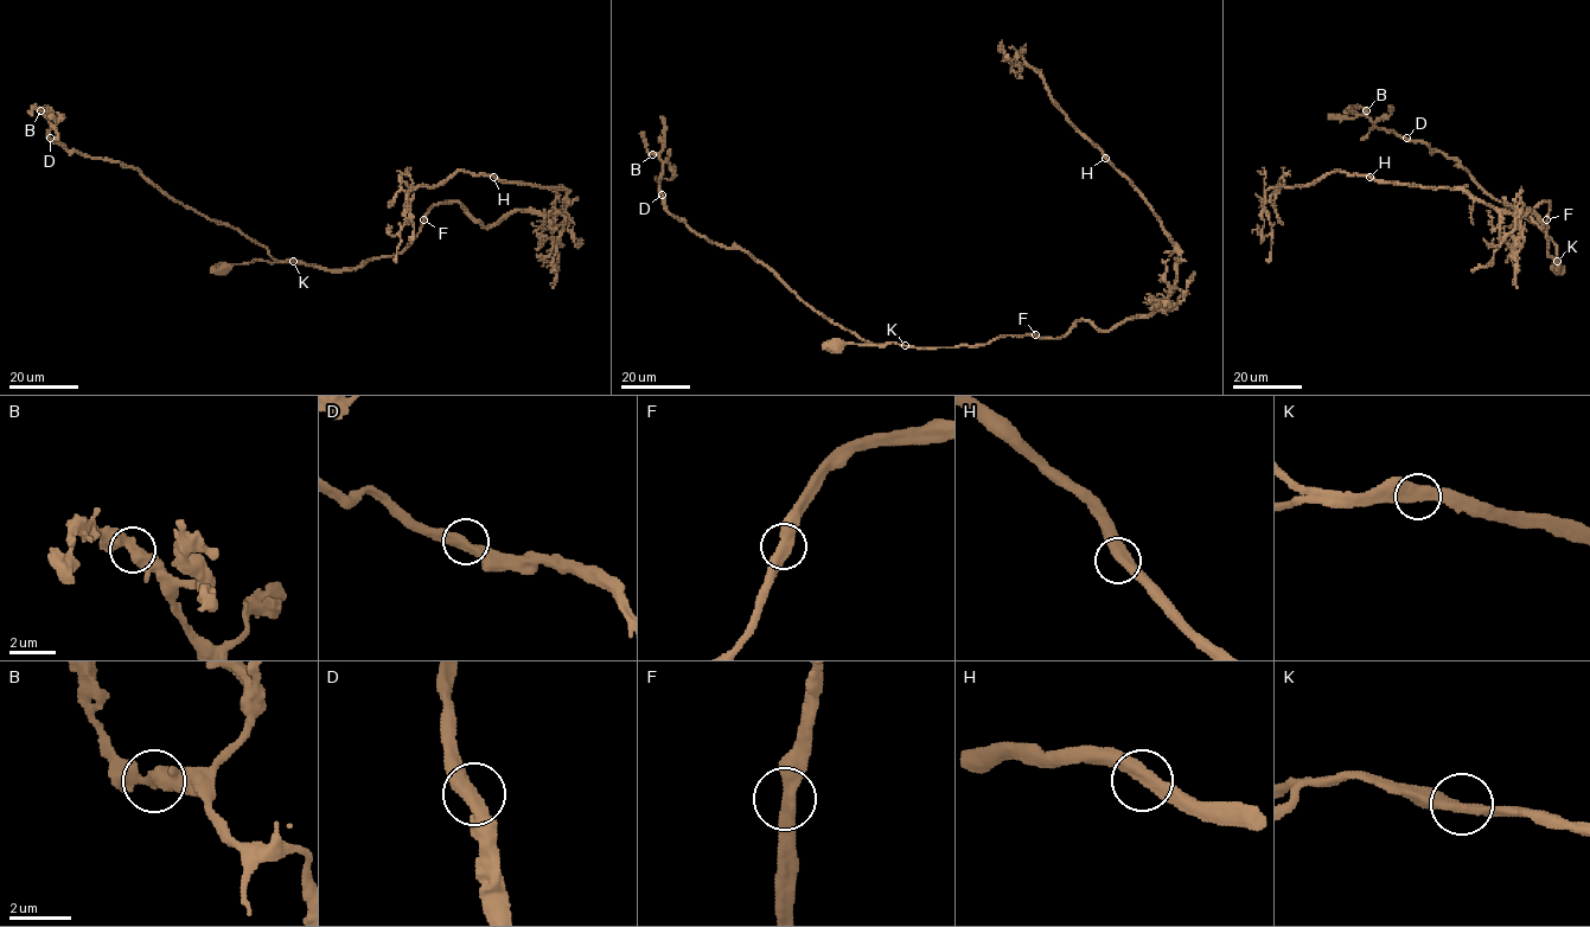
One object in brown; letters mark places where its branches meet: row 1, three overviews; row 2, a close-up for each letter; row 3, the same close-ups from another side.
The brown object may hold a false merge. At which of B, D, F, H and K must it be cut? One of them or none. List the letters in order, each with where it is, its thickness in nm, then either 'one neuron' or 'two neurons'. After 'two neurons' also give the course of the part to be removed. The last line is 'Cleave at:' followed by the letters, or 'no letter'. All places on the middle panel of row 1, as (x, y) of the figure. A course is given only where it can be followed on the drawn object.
B: place (652, 154); calibre 480 nm; one neuron
D: place (662, 195); calibre 460 nm; one neuron
F: place (1035, 334); calibre 440 nm; one neuron
H: place (1105, 158); calibre 460 nm; one neuron
K: place (905, 345); calibre 460 nm; one neuron
Cleave at: no letter

